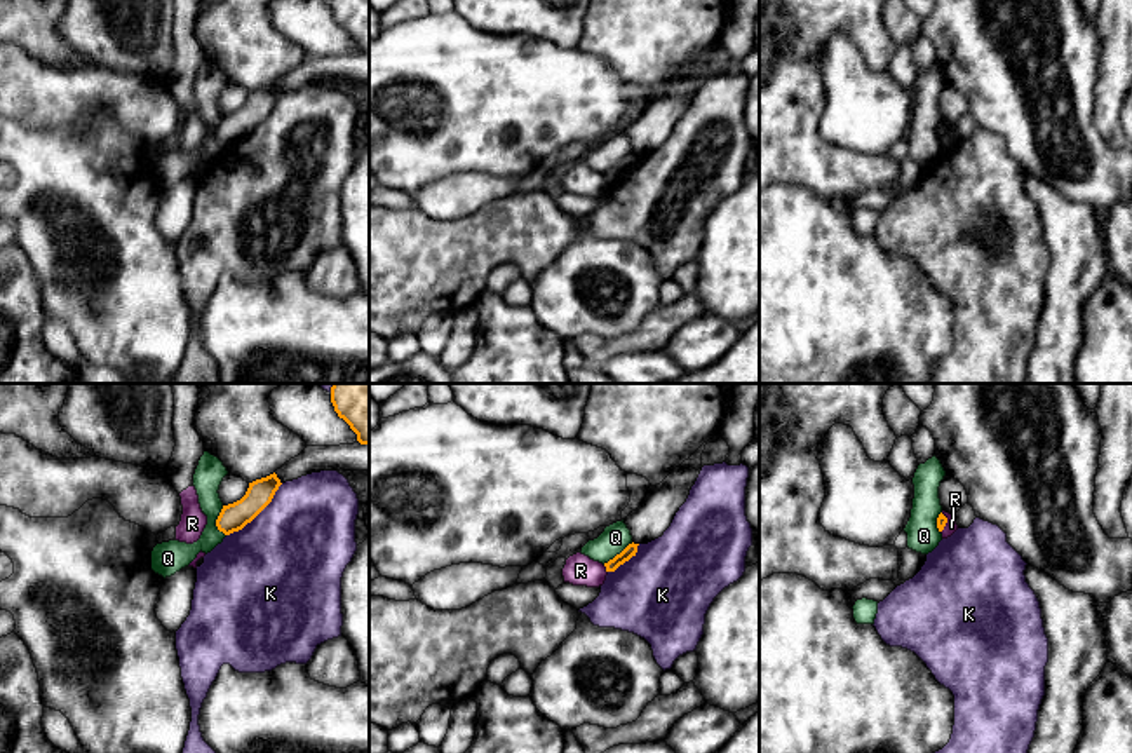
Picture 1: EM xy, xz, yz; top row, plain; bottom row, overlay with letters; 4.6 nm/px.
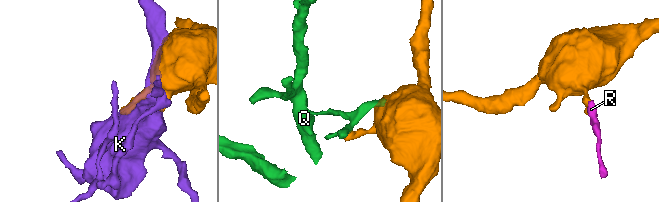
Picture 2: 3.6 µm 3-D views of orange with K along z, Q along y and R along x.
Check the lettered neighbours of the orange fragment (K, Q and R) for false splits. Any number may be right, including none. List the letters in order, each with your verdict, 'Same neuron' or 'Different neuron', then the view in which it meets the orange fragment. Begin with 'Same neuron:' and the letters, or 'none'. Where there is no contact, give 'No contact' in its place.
Same neuron: none
K: Different neuron. Touches orange in xy
Q: Different neuron. Touches orange in xy
R: Different neuron. Touches orange in xz

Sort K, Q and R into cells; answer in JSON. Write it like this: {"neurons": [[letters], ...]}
{"neurons": [["K"], ["Q"], ["R"]]}

